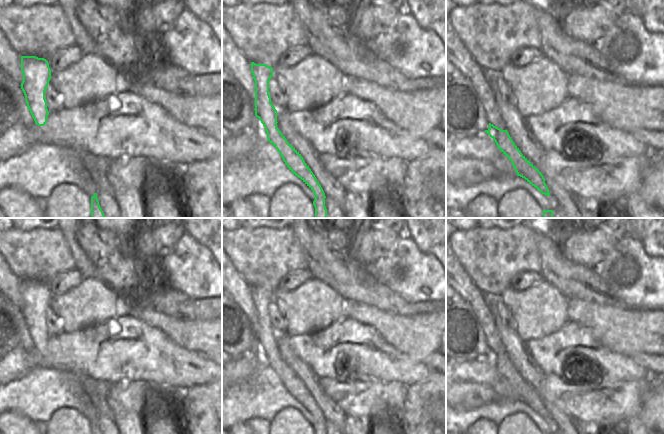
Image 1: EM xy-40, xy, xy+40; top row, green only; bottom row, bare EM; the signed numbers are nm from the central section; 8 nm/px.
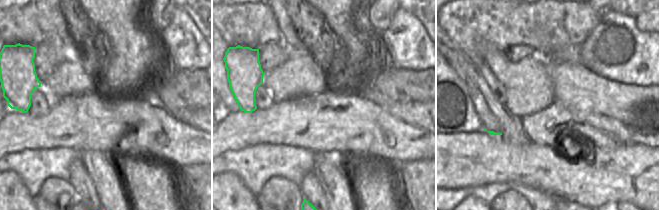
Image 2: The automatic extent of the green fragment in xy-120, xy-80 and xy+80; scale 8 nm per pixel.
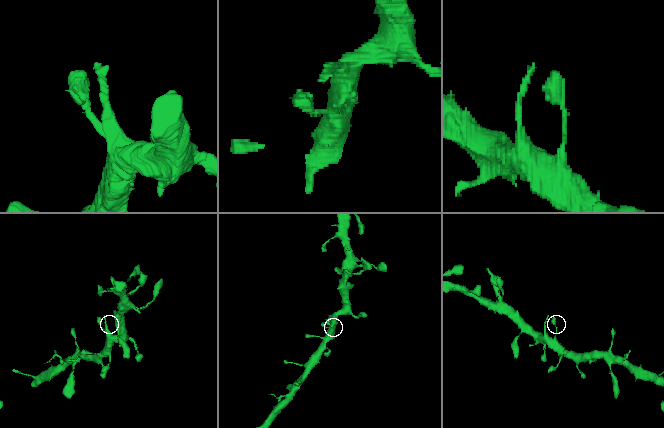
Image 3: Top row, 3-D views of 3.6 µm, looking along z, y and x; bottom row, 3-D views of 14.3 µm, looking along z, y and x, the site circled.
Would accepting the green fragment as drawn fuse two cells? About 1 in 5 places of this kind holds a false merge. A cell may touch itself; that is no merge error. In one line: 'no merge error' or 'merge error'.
no merge error

